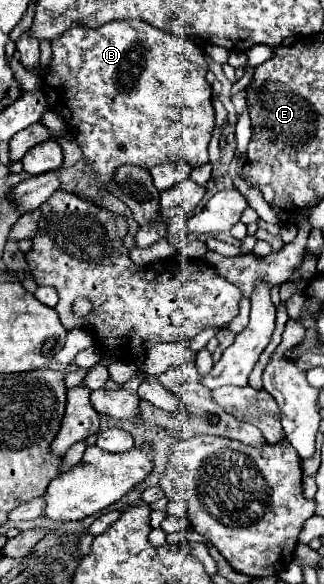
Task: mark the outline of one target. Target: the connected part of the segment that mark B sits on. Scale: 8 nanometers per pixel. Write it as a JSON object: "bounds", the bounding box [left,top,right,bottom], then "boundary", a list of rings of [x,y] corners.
{"bounds":[40,21,216,191],"boundary":[[[110,21],[96,29],[76,25],[74,29],[68,29],[68,33],[64,33],[62,37],[56,37],[52,41],[52,59],[48,65],[48,73],[42,77],[40,91],[46,97],[48,109],[66,121],[66,125],[72,133],[72,139],[82,149],[82,157],[84,157],[86,165],[90,165],[90,169],[92,169],[92,185],[102,191],[108,191],[108,185],[112,183],[112,175],[114,175],[116,167],[120,167],[120,165],[136,165],[136,167],[150,171],[154,165],[162,165],[166,161],[172,161],[172,163],[184,161],[190,167],[200,167],[200,165],[208,163],[208,143],[210,143],[210,137],[212,137],[212,131],[216,125],[216,117],[214,117],[214,107],[212,107],[212,87],[204,79],[206,71],[208,71],[208,63],[204,59],[204,51],[198,45],[194,45],[190,39],[184,39],[180,35],[154,29],[152,25],[148,25],[144,21]]]}

